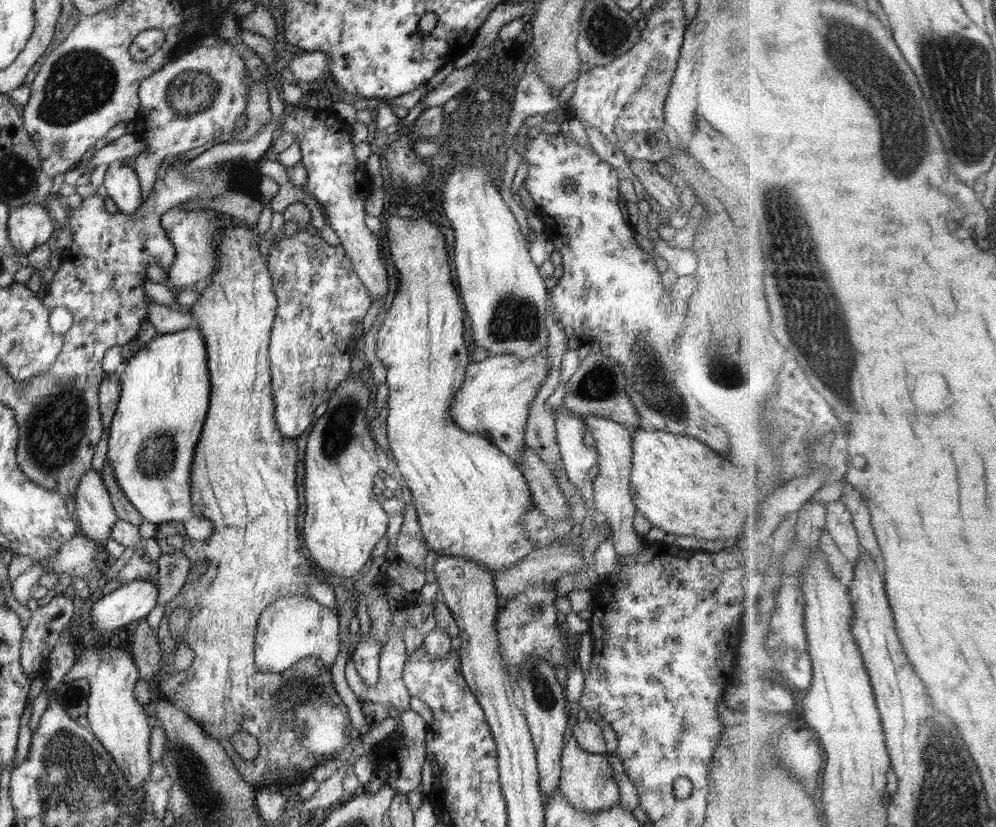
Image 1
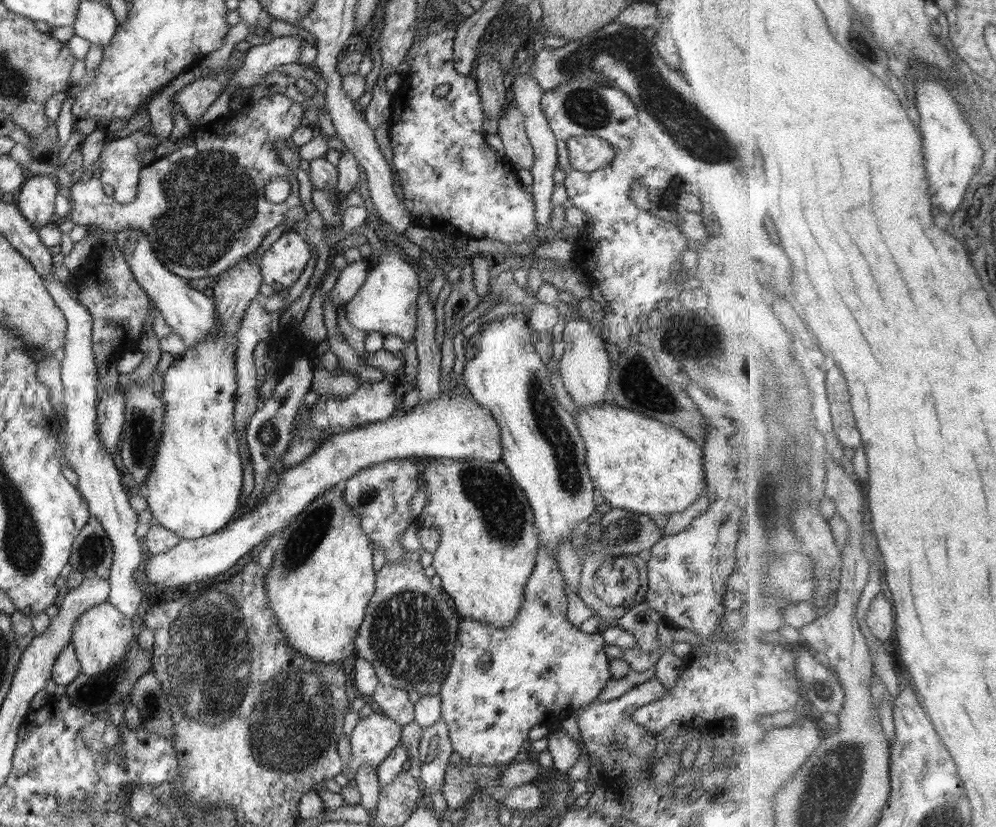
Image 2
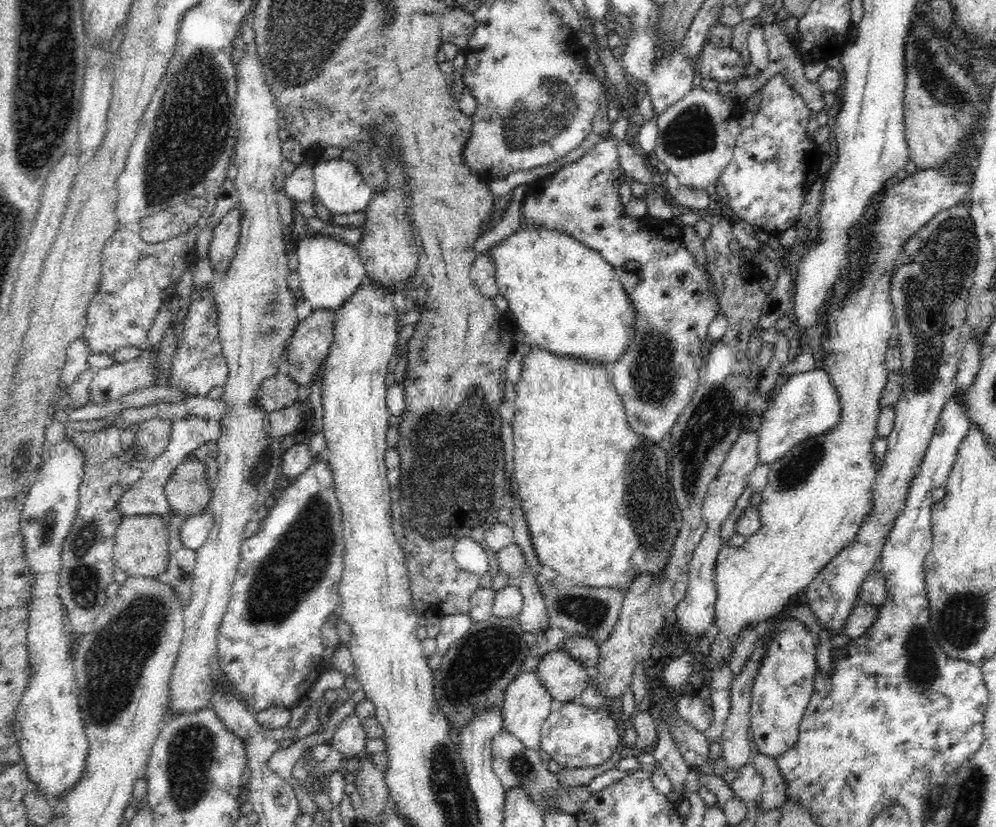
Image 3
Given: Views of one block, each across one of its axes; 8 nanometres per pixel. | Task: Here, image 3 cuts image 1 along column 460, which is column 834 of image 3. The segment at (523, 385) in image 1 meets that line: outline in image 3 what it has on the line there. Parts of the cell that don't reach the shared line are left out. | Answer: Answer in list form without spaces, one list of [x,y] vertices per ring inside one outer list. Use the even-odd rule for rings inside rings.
[[[818,368],[794,374],[776,392],[773,401],[762,413],[761,426],[757,430],[759,463],[772,464],[806,438],[830,432],[834,426],[838,426],[840,416],[840,397],[826,370]]]

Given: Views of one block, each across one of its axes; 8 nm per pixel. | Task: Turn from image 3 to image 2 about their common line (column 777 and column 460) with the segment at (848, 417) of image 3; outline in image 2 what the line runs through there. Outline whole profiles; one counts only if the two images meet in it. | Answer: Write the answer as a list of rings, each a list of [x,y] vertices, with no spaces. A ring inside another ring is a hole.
[[[432,458],[422,462],[425,468],[420,480],[424,480],[422,484],[426,485],[427,500],[416,522],[419,526],[440,531],[440,544],[433,552],[431,565],[435,568],[435,574],[441,578],[441,589],[461,618],[492,624],[498,630],[512,626],[524,602],[524,588],[536,566],[538,546],[541,542],[527,496],[514,482],[502,460],[486,462],[480,458]]]

